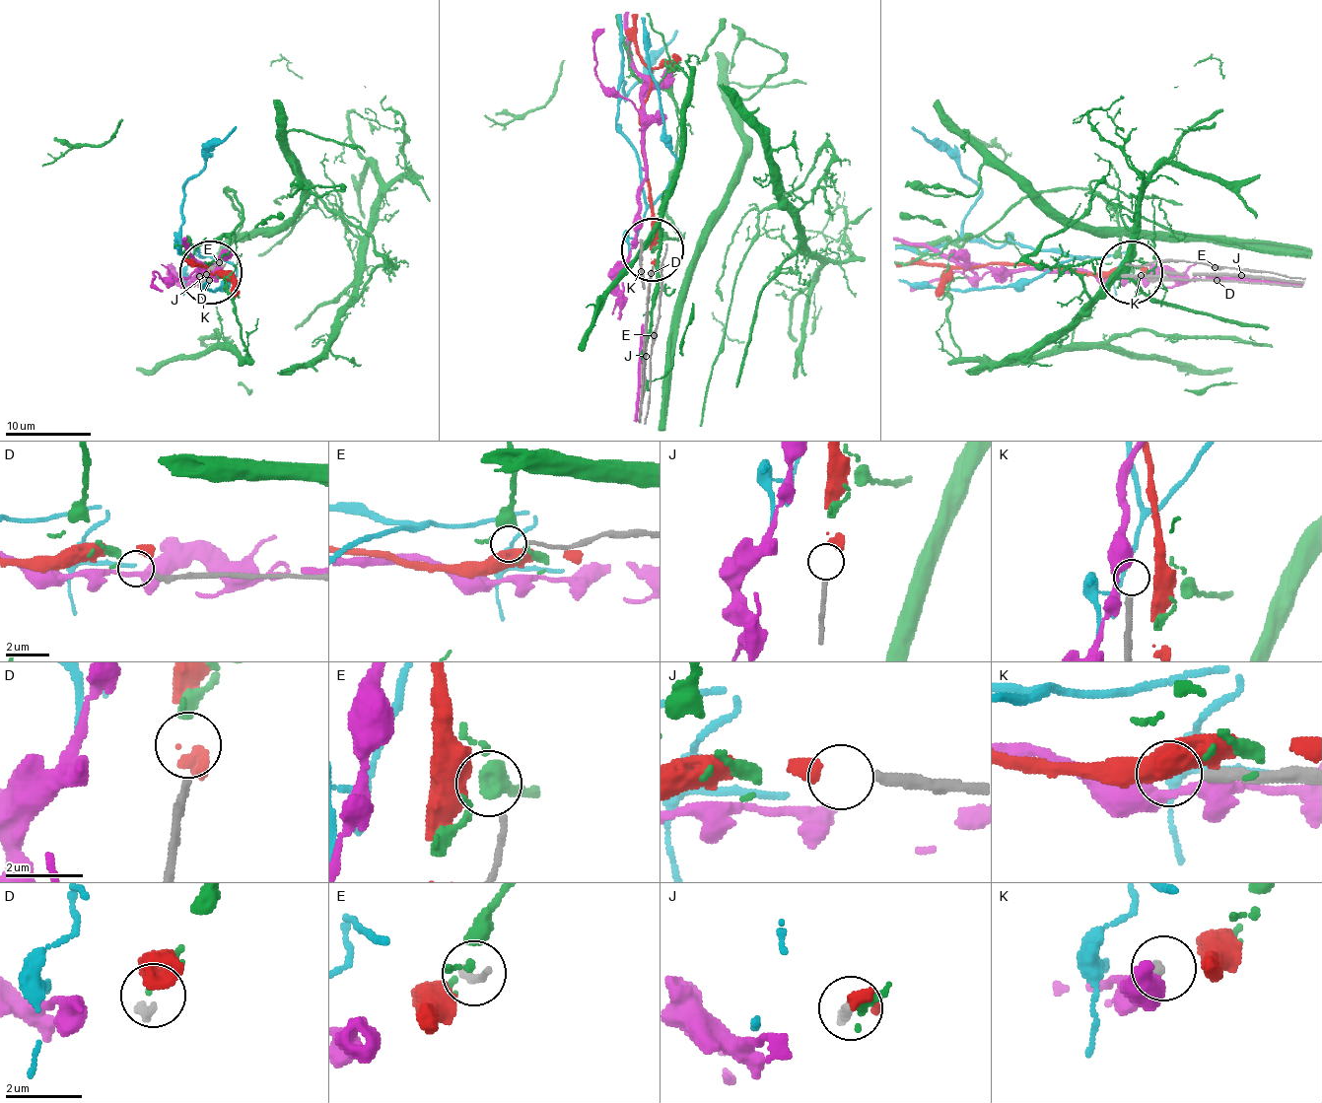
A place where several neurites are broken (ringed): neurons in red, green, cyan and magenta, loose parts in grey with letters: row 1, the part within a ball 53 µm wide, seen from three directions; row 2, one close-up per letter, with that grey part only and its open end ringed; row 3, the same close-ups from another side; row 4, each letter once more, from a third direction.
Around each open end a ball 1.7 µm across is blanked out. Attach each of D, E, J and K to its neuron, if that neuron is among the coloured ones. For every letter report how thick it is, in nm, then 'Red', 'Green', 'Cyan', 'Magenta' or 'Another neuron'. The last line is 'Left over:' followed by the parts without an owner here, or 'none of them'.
D: Thickness 220 nm. Green
E: Thickness 150 nm. Another neuron
J: Thickness 280 nm. Red
K: Thickness 320 nm. Magenta
Left over: E

